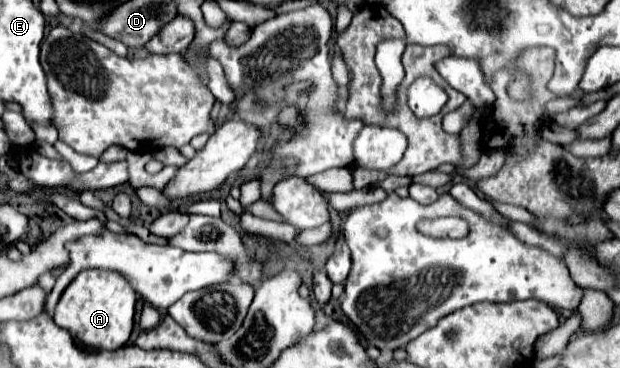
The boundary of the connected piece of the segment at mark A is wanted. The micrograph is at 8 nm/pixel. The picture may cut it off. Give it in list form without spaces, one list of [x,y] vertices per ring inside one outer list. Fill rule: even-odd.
[[[87,269],[81,271],[63,291],[53,321],[63,329],[71,331],[71,335],[87,347],[97,347],[99,351],[119,349],[127,343],[131,335],[135,301],[137,293],[127,277],[117,271]]]

